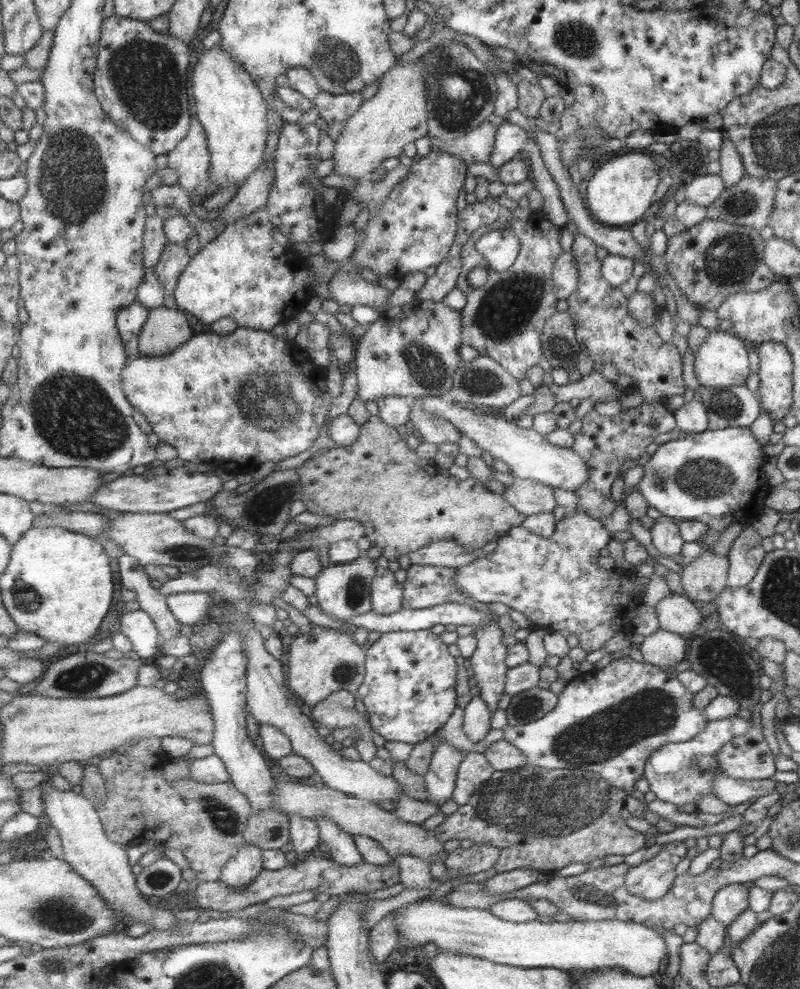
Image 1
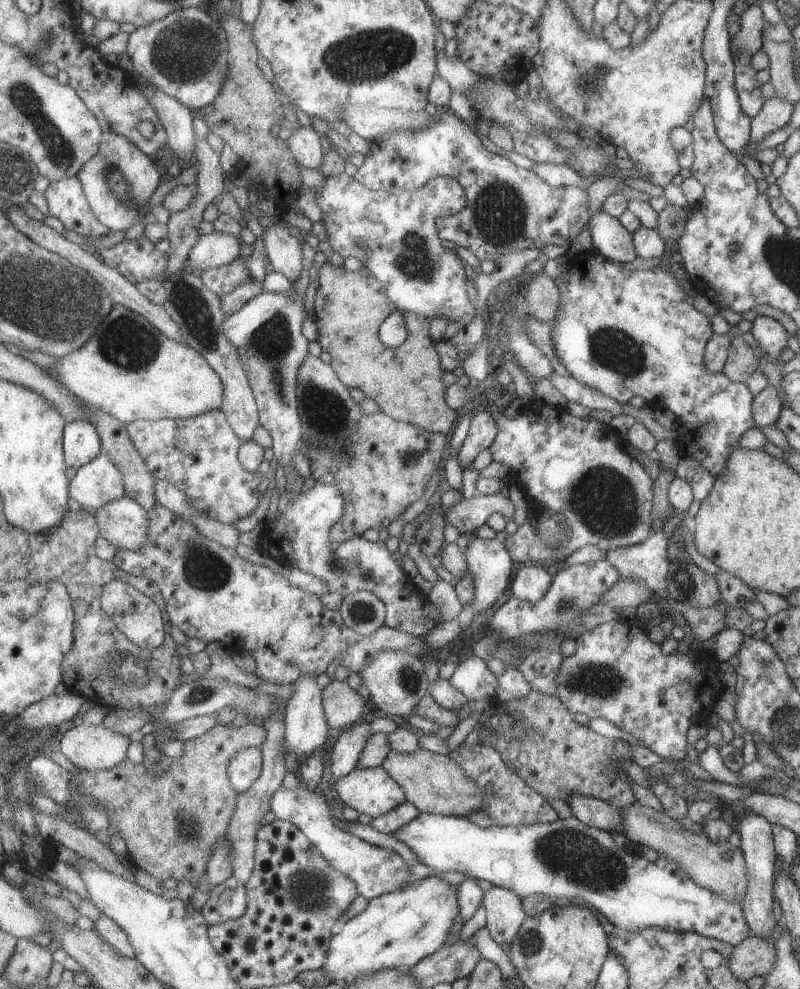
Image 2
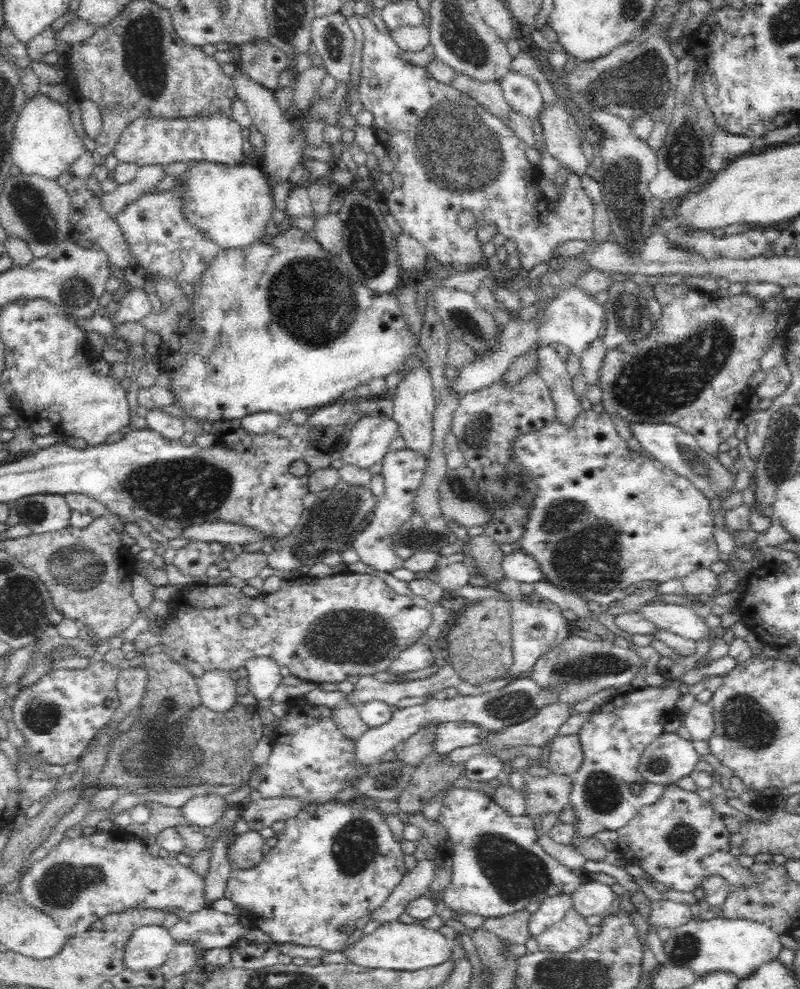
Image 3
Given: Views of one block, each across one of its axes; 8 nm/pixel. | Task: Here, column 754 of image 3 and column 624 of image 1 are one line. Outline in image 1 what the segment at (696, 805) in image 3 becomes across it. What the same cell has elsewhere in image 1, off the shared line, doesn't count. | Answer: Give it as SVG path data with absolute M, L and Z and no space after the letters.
M682 841L665 844L665 849L651 859L629 867L624 885L632 896L643 897L644 900L656 900L669 891L676 878L675 866L684 858L685 848Z

